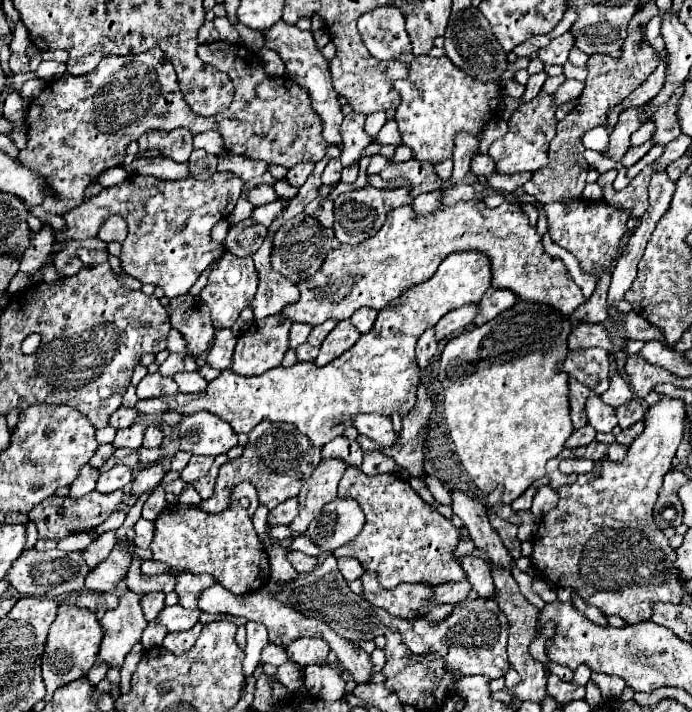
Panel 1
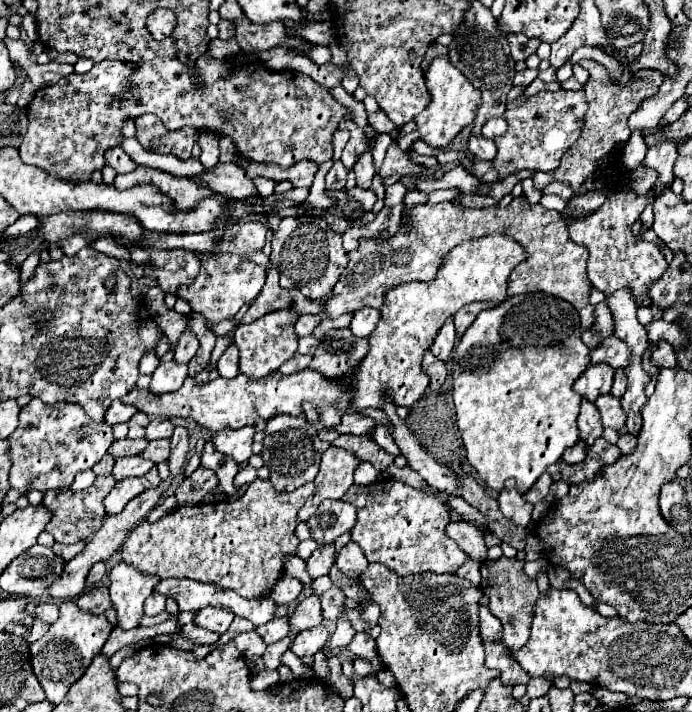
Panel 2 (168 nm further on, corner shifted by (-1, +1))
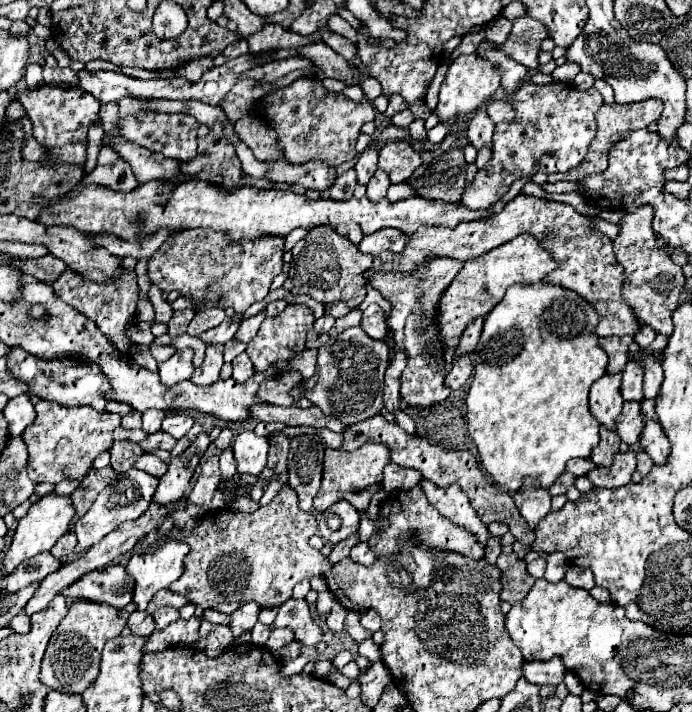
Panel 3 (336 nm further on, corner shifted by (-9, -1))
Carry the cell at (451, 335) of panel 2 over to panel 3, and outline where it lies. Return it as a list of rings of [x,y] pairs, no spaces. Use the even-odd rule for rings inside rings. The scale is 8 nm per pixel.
[[[460,356],[460,358],[454,360],[452,370],[450,370],[450,374],[446,376],[446,386],[456,392],[456,390],[460,390],[460,388],[468,382],[470,374],[472,374],[470,356]]]

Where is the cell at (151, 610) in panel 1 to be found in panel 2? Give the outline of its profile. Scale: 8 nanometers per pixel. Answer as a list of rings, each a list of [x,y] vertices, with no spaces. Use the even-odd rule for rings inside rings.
[[[152,594],[146,602],[144,602],[144,614],[146,616],[156,616],[162,610],[165,610],[166,598],[162,594]]]

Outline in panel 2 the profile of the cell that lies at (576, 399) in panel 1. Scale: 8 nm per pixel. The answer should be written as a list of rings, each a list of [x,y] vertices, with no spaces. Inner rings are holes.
[[[586,398],[582,400],[582,408],[580,408],[580,416],[578,416],[578,430],[580,430],[580,438],[592,446],[592,442],[596,438],[602,436],[602,422],[600,422],[600,412],[594,406],[594,402],[588,402]]]

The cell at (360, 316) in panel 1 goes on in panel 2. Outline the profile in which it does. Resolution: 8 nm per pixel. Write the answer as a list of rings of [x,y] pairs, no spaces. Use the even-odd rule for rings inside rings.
[[[362,308],[354,314],[352,318],[352,324],[350,324],[350,330],[356,334],[356,336],[368,336],[376,324],[380,320],[380,312],[376,308]]]

